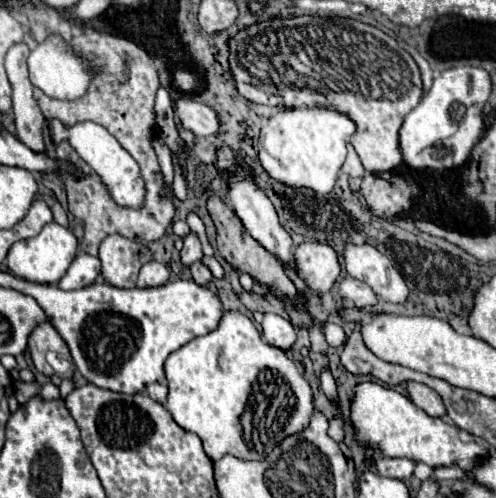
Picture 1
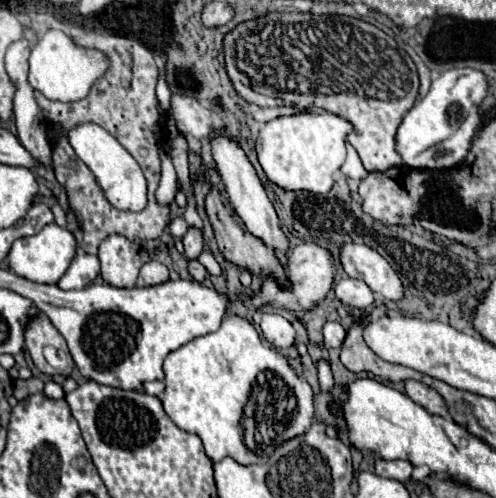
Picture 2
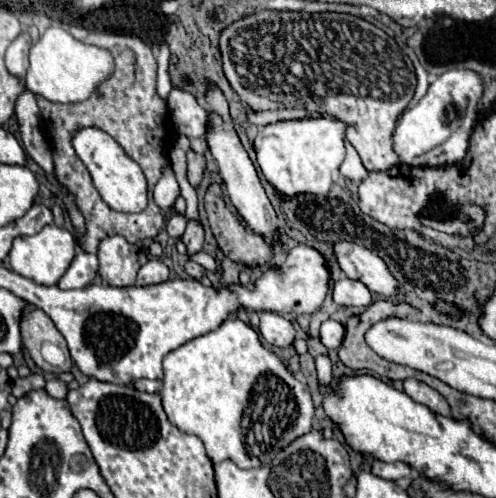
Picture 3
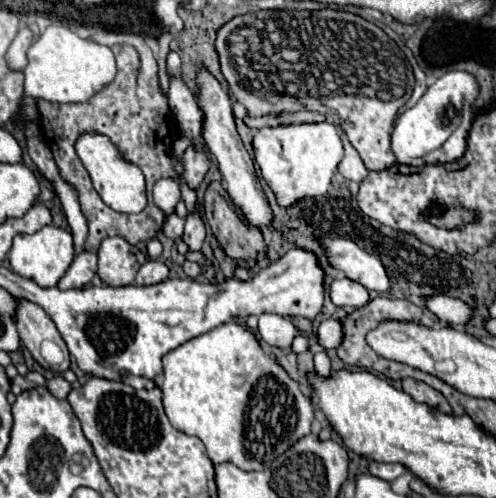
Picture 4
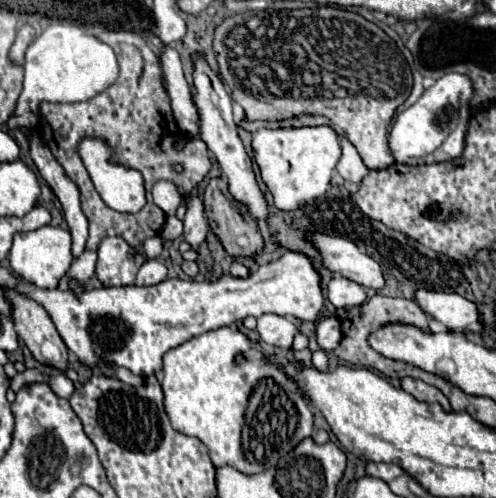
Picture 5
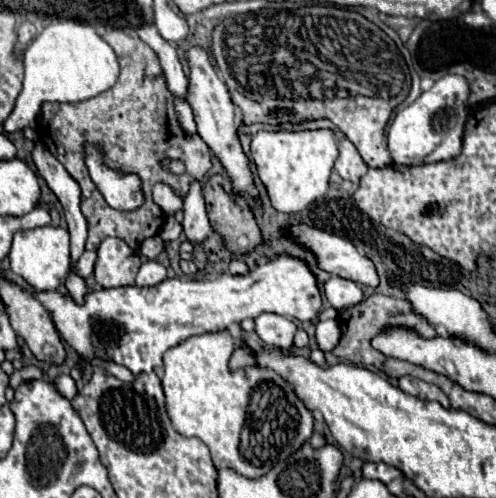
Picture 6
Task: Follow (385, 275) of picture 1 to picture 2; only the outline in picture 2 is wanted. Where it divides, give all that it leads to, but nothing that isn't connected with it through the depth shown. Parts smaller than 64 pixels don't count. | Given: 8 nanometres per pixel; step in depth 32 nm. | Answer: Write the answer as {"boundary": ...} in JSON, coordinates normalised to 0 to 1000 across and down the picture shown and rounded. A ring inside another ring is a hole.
{"boundary":[[[694,490],[685,502],[685,522],[706,558],[722,558],[746,574],[746,582],[774,602],[810,602],[815,570],[798,554],[794,538],[766,514],[754,498],[738,490]]]}

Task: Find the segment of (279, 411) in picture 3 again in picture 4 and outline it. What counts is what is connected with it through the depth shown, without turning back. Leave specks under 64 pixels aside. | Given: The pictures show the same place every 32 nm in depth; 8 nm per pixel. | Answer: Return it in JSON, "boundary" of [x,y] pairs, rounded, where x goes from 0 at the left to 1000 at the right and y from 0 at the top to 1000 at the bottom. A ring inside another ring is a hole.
{"boundary":[[[476,643],[339,707],[323,783],[347,855],[399,876],[431,932],[468,928],[484,944],[540,940],[601,880],[625,871],[633,839],[629,803],[605,767],[585,759],[560,723],[528,703],[508,663]]]}

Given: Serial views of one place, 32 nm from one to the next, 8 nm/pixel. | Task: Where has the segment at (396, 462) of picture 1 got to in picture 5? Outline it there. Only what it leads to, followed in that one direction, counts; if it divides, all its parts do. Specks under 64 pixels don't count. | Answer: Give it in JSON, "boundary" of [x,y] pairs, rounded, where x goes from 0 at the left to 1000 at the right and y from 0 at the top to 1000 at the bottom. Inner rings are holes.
{"boundary":[[[742,928],[738,932],[738,948],[754,960],[766,960],[774,968],[790,968],[794,960],[810,956],[815,944],[802,932],[758,932],[758,928]]]}

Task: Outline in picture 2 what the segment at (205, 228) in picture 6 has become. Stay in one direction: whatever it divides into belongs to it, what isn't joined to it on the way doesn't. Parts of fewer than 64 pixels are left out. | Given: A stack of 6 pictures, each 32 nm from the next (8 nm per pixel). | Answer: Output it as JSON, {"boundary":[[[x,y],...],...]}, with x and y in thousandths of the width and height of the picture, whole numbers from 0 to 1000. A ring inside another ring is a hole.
{"boundary":[[[383,458],[383,462],[371,470],[367,486],[371,486],[371,518],[375,518],[379,526],[395,522],[395,518],[407,510],[407,470],[403,470],[399,462]]]}

